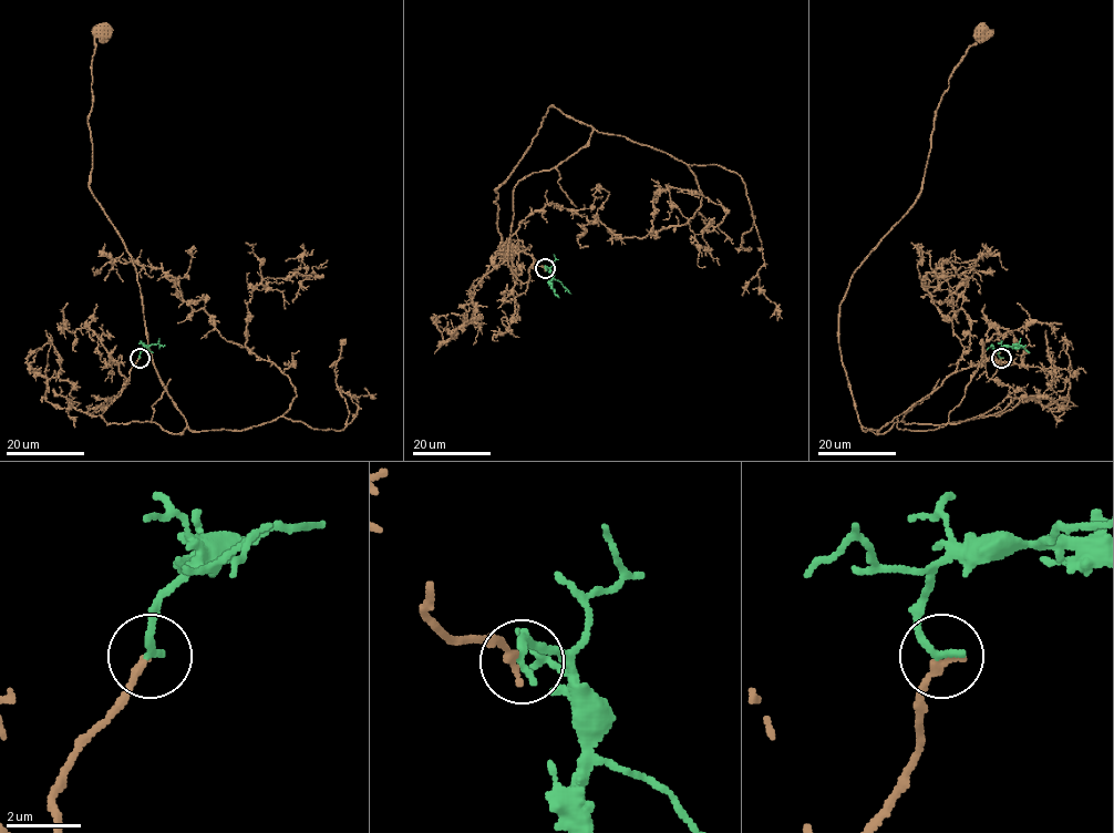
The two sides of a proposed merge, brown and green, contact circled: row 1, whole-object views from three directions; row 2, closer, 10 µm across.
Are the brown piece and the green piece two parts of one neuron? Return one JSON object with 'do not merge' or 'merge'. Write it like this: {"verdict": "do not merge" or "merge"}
{"verdict": "merge"}

